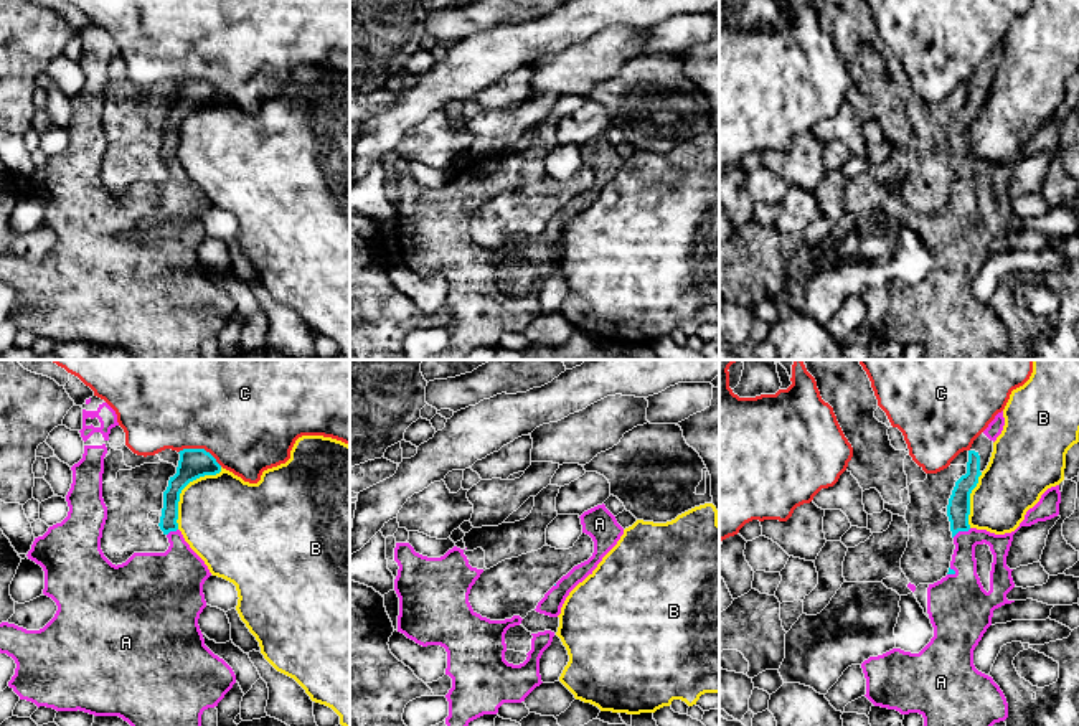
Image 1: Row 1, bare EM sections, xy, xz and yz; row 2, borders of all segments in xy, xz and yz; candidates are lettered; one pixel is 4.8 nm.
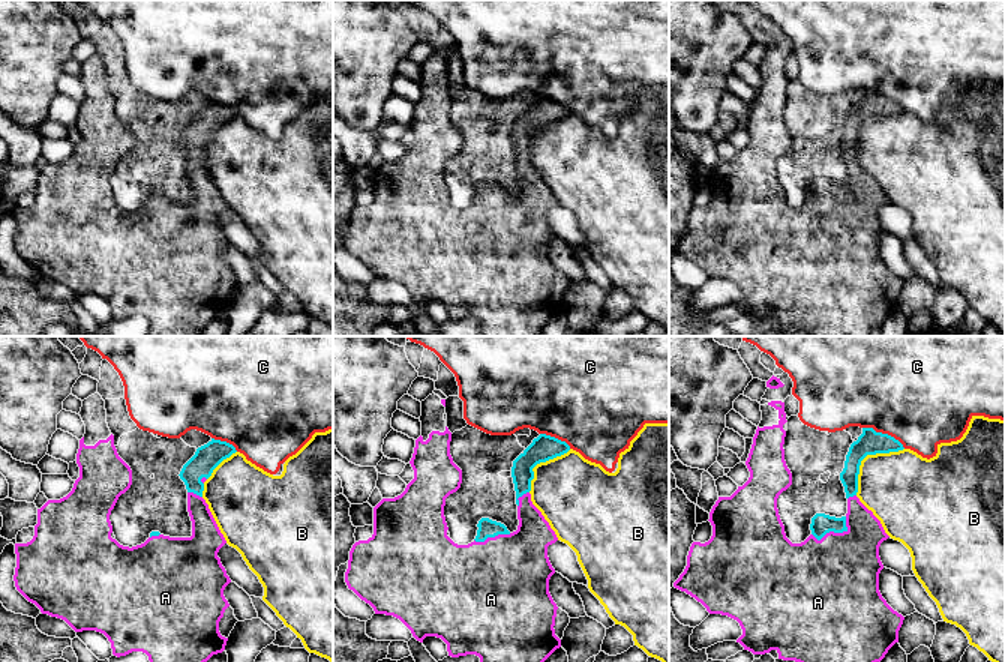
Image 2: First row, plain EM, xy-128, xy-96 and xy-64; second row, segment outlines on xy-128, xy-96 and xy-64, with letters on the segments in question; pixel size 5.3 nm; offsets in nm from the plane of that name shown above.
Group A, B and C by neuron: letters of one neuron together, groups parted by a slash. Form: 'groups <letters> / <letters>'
groups A / B / C

